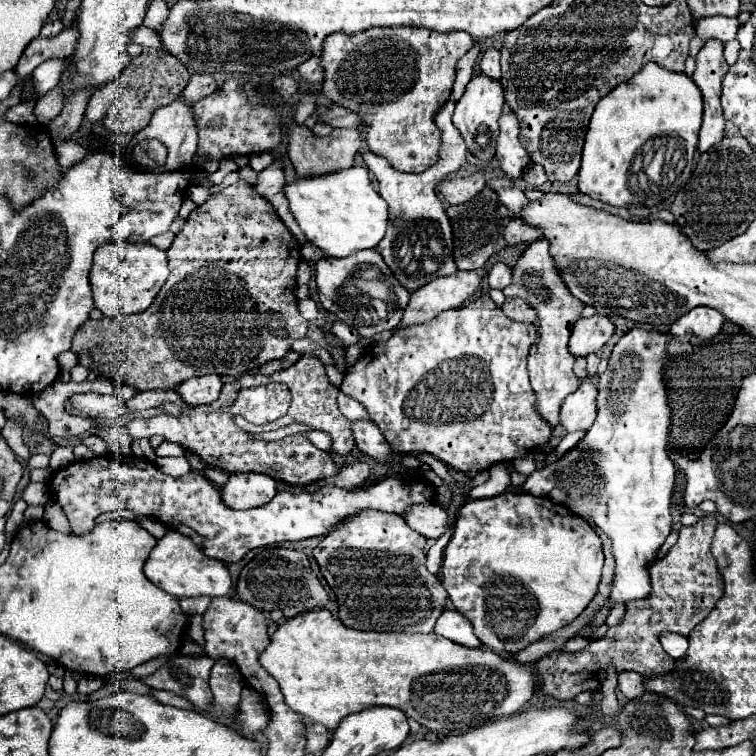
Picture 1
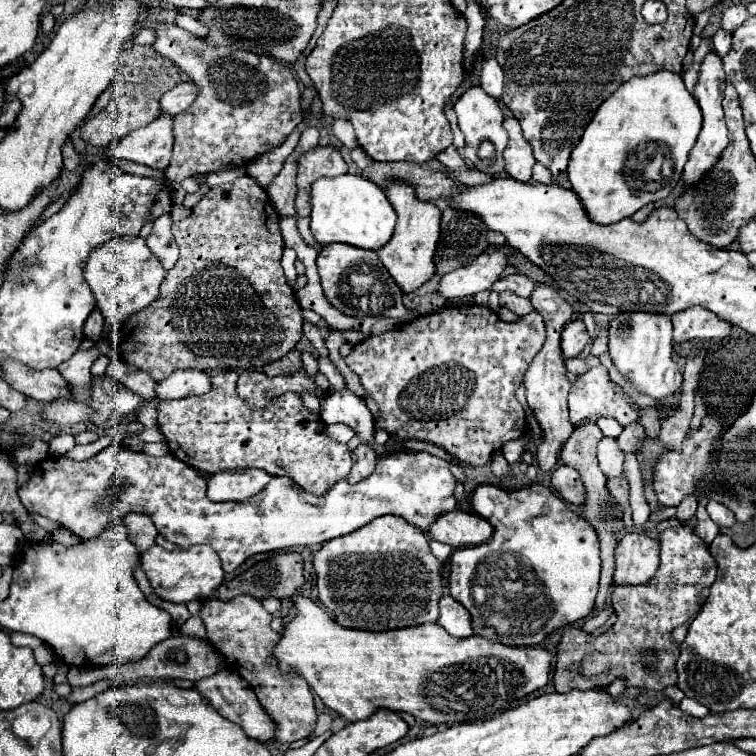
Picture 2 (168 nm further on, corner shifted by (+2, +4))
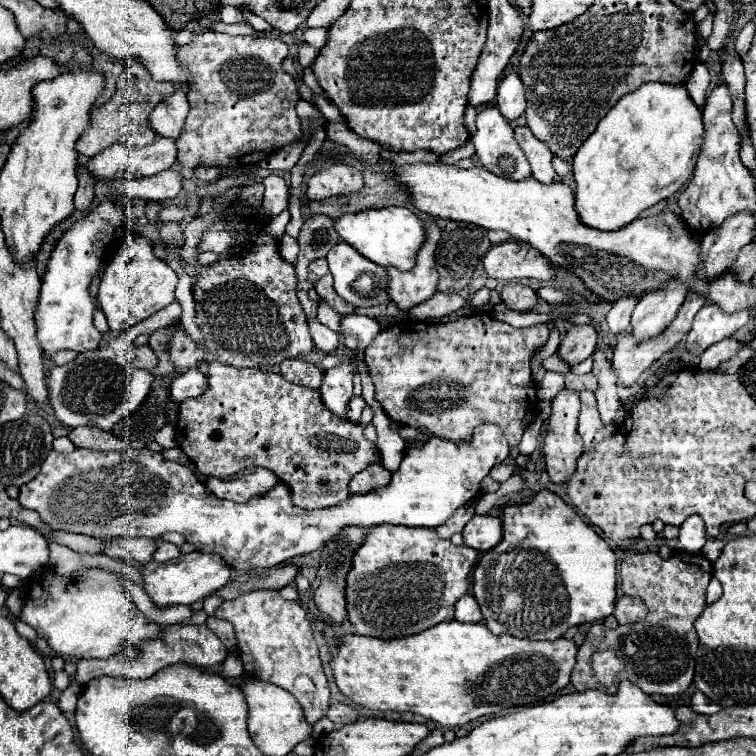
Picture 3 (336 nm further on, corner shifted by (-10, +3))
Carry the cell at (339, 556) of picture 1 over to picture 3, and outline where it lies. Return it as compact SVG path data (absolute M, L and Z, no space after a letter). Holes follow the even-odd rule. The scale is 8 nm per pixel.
M376 525L354 551L346 577L346 611L354 633L394 639L452 619L456 601L468 593L478 551L440 539L434 529Z

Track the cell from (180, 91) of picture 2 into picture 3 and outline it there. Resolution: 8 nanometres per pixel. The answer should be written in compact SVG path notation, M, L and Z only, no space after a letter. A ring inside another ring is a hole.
M176 89L176 93L172 97L162 101L160 105L156 105L156 109L152 111L152 117L150 117L152 129L156 129L156 133L162 137L176 139L180 135L186 115L188 115L186 91Z

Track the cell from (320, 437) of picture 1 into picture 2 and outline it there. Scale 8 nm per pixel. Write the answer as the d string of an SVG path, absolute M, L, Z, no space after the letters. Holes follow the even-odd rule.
M332 424L332 426L326 426L326 432L330 434L330 438L334 438L336 442L344 442L348 444L356 432L352 432L350 428L346 428L344 424Z

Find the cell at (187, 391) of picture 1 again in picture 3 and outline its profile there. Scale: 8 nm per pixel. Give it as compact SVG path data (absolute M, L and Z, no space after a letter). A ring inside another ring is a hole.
M190 369L176 377L170 387L170 397L174 403L182 403L190 397L200 397L208 389L208 377L198 369Z

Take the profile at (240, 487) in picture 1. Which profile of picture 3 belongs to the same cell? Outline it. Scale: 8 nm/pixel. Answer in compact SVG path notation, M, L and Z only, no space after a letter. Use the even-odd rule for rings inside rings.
M251 467L236 477L228 477L228 479L210 477L206 483L208 483L208 489L216 493L216 497L240 503L272 489L272 485L278 483L278 477L266 468Z

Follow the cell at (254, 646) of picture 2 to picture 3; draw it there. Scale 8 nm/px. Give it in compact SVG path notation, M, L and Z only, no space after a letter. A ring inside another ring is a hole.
M260 589L246 593L234 601L224 601L216 609L214 617L232 623L246 673L290 691L302 705L304 717L310 725L326 715L330 689L318 657L312 625L306 619L304 609L296 601L284 601L278 591Z

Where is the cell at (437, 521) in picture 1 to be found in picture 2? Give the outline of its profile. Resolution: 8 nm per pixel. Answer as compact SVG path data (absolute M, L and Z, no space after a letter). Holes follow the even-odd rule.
M452 510L440 516L428 530L430 538L452 548L482 544L492 536L492 532L492 526L482 516L466 510Z

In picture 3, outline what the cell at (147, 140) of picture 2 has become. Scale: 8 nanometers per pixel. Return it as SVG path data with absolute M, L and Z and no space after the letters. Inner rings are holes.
M156 137L150 145L138 147L138 149L130 149L128 145L116 143L104 149L102 153L98 153L96 157L92 157L88 161L88 169L92 169L92 173L96 173L98 179L140 179L140 177L152 177L160 171L172 169L172 165L176 163L176 155L178 155L176 139L172 137Z

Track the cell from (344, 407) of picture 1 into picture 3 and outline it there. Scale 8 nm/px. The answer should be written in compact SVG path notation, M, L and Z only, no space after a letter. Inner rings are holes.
M318 319L308 321L308 325L310 325L310 335L312 335L312 339L314 339L314 345L316 345L324 355L334 353L336 347L338 347L338 343L340 343L340 335L338 335L336 331L320 325Z

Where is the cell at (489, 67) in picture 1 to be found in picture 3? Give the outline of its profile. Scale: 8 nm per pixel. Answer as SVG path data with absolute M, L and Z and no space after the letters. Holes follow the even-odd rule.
M508 73L500 79L498 85L498 95L496 95L496 105L504 113L508 121L520 117L526 109L526 97L524 97L524 87L522 81L516 73Z

